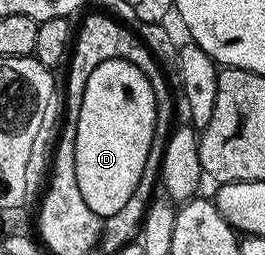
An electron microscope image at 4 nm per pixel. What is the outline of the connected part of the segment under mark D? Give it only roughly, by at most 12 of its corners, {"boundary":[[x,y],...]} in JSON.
{"boundary":[[125,59],[90,74],[78,189],[118,213],[139,183],[154,89]]}

